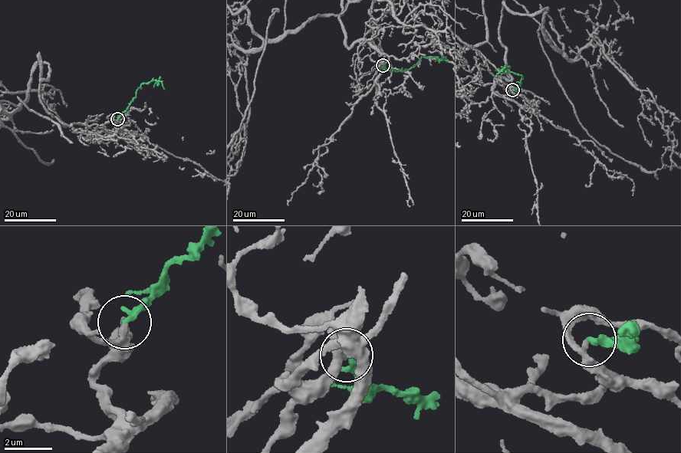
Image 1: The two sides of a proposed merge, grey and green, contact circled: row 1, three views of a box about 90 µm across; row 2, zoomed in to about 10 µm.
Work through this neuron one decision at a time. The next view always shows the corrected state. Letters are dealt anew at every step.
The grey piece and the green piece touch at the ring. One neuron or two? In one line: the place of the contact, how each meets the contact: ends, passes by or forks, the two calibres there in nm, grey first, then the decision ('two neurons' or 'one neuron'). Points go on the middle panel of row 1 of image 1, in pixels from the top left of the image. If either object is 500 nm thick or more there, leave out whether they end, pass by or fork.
place (383, 65); grey passes by; green passes by; calibres 170 and 160 nm; one neuron

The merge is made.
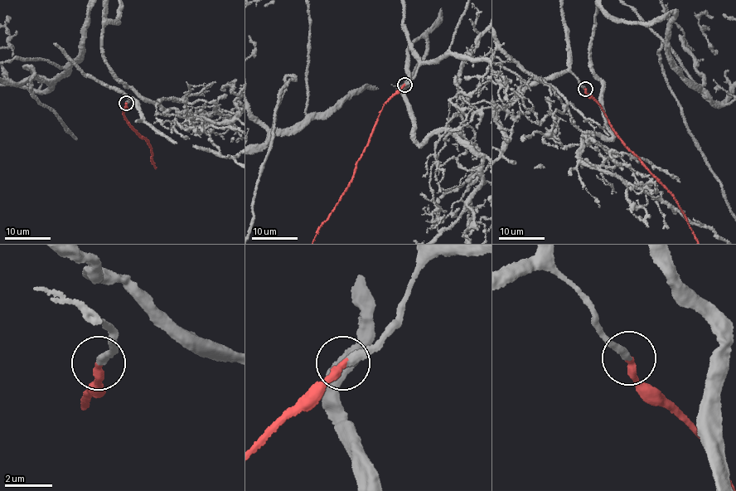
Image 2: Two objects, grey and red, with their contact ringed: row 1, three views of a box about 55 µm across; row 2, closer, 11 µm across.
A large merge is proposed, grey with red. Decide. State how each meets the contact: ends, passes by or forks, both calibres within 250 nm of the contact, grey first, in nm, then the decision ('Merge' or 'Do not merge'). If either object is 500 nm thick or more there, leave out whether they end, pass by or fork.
At the ring grey ends. At the ring red ends. Thickness 320 nm (grey) against 320 nm. Merge

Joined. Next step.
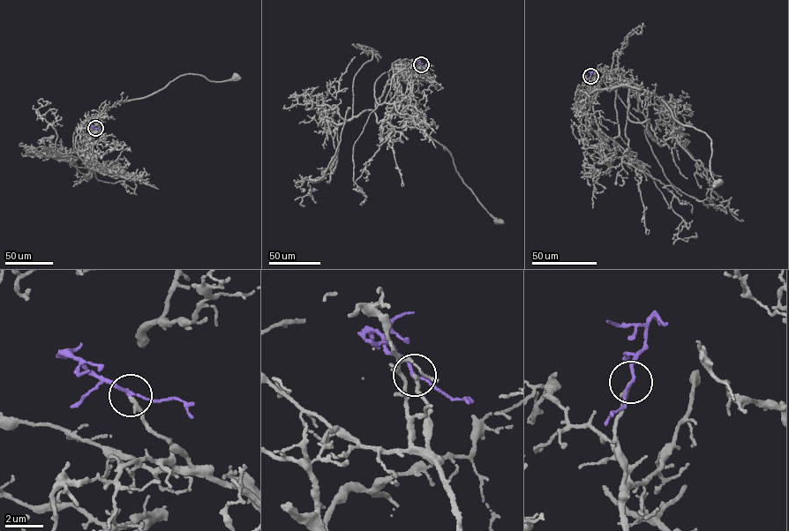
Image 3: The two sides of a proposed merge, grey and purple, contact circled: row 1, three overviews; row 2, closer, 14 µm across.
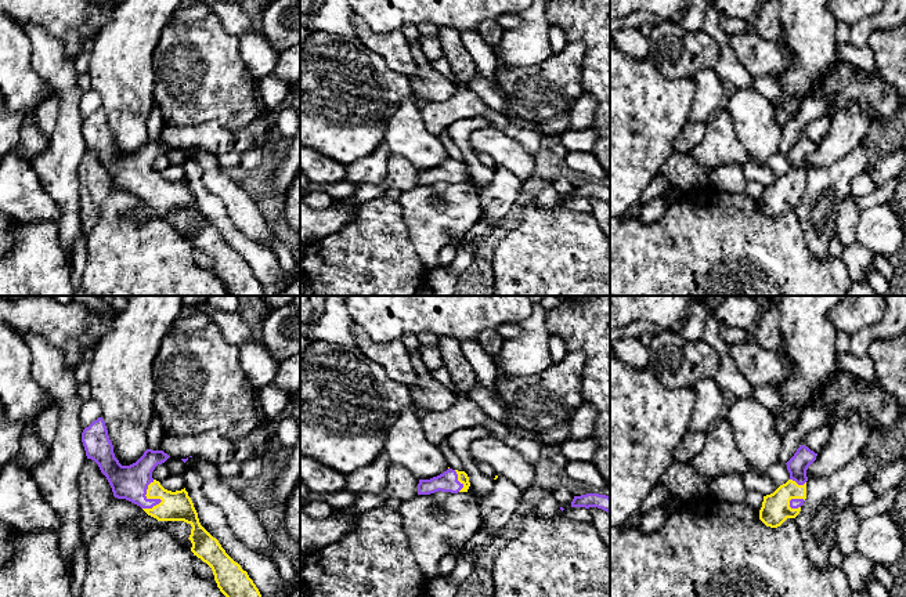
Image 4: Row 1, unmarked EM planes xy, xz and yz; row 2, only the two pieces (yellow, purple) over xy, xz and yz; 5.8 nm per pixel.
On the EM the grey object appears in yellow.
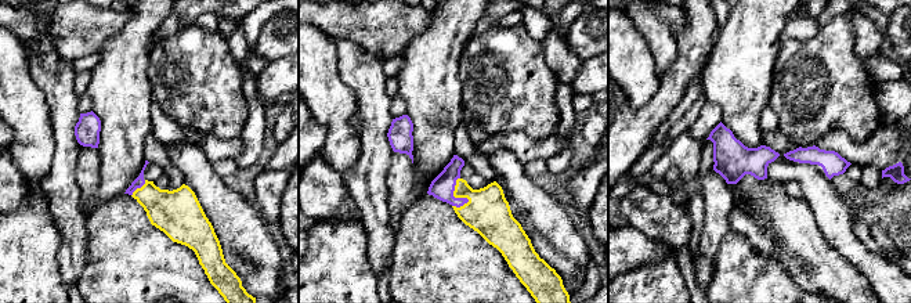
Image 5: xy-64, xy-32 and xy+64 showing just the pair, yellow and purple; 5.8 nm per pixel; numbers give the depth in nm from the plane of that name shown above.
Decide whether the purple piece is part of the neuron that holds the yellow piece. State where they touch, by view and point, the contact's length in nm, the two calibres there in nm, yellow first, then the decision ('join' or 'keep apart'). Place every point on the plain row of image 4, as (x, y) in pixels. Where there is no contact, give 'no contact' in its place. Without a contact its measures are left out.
xy (155, 188) | 190 nm | 180/200 nm | join

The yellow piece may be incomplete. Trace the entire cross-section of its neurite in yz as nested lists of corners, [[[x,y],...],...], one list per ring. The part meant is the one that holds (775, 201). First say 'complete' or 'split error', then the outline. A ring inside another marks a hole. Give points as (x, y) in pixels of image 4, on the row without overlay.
split error; [[[801,135],[786,153],[790,170],[773,184],[764,187],[759,210],[770,218],[780,217],[787,209],[795,209],[806,189],[806,160],[817,144]]]

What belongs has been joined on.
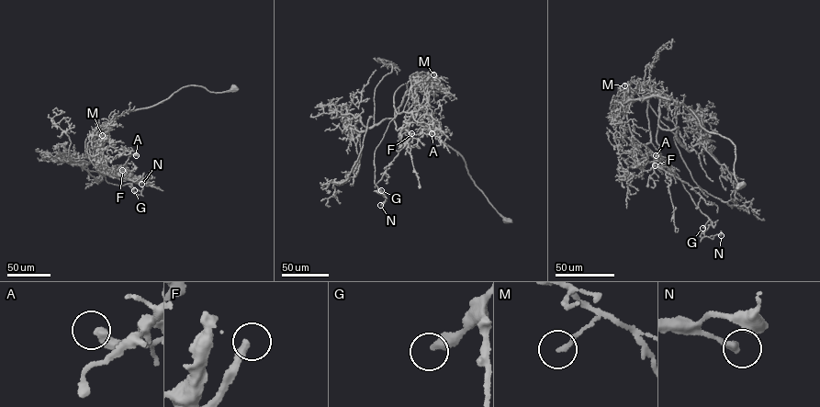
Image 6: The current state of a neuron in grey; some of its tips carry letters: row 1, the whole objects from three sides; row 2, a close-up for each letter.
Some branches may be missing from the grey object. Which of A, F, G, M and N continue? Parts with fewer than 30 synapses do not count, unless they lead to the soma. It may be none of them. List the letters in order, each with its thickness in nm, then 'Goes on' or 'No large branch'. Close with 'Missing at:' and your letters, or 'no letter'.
A: Thickness 400 nm. No large branch
F: Thickness 320 nm. Goes on
G: Thickness 380 nm. No large branch
M: Thickness 190 nm. No large branch
N: Thickness 320 nm. No large branch
Missing at: F

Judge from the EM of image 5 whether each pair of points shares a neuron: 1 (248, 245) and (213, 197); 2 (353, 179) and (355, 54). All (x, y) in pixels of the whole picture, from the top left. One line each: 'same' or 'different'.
1: same
2: same

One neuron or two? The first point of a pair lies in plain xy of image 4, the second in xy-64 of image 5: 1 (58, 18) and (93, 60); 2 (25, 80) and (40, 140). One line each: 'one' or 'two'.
1: two
2: one

